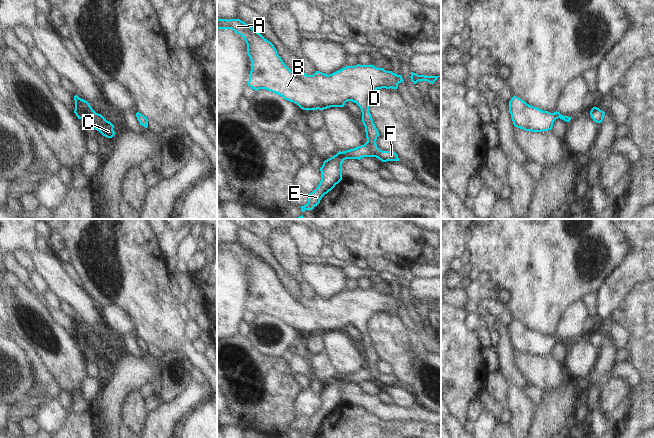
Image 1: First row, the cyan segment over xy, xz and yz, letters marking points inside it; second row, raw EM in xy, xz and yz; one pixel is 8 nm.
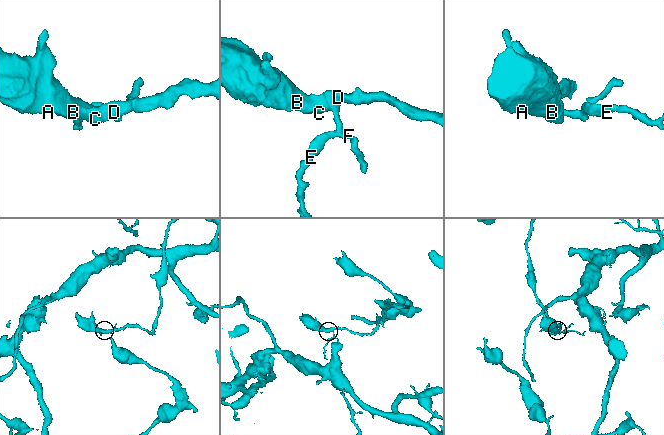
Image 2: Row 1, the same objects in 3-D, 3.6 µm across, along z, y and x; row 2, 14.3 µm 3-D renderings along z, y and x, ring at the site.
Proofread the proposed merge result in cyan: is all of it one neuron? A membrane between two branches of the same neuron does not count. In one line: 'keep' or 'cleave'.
keep

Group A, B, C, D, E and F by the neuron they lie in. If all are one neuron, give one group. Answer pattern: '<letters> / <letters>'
A B C D E F

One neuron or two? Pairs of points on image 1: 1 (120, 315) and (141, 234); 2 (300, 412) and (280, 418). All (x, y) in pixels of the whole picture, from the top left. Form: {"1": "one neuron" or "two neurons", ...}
{"1": "two neurons", "2": "two neurons"}

